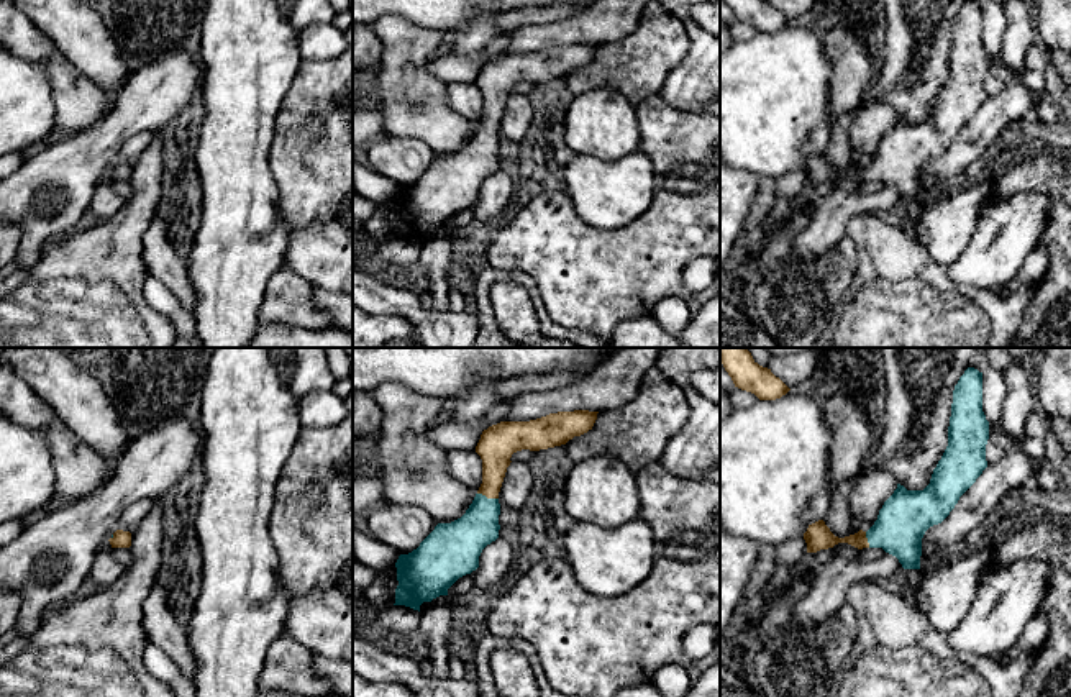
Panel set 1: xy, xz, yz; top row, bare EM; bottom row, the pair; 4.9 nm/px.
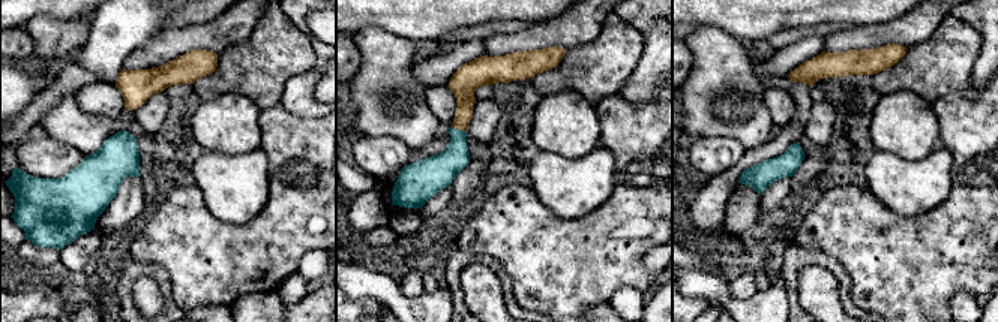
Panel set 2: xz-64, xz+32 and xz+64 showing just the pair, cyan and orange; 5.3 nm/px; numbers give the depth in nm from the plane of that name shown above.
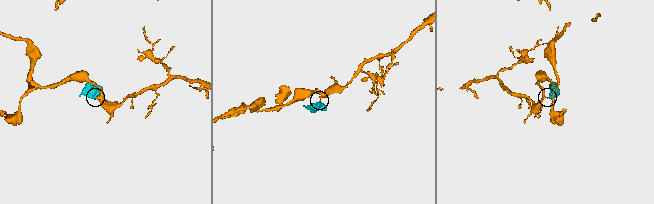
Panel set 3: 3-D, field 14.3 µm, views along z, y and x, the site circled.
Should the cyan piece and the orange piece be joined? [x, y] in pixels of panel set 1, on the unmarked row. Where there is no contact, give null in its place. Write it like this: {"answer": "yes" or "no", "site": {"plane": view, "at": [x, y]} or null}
{"answer": "yes", "site": {"plane": "xz", "at": [486, 130]}}

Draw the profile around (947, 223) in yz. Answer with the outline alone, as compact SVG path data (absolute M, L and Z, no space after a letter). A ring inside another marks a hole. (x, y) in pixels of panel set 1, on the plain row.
M978 184L922 205L910 231L933 262L948 267L963 254L991 190L989 184Z

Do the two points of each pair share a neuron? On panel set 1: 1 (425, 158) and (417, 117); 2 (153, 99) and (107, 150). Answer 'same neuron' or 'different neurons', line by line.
1: different neurons
2: same neuron

